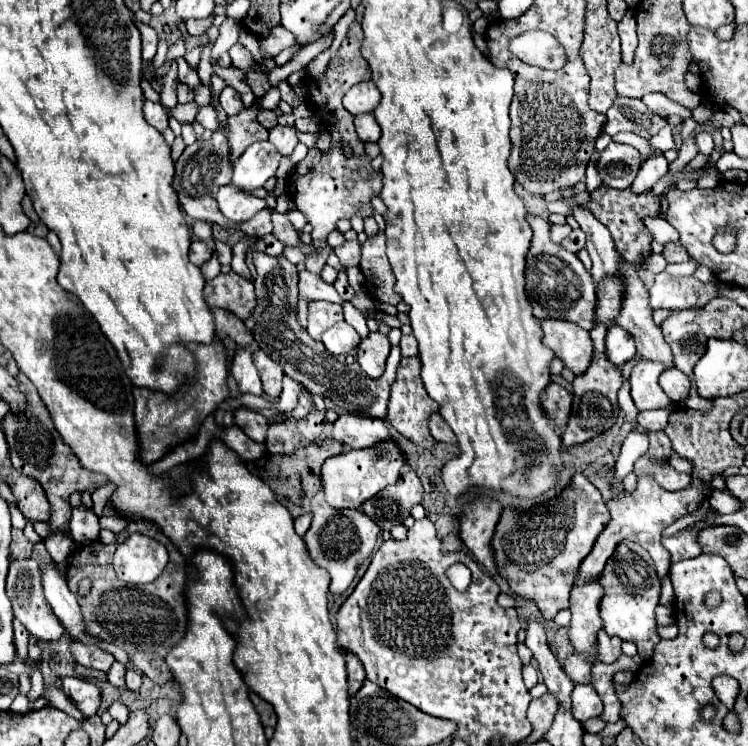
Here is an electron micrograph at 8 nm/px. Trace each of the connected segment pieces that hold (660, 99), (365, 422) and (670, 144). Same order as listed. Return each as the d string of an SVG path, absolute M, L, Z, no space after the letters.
M646 94L646 96L642 96L642 102L650 108L650 110L654 110L656 114L660 114L660 116L672 116L672 114L678 114L678 116L682 116L682 118L690 118L692 116L692 110L688 110L688 108L684 108L682 104L678 104L678 102L672 102L668 96L664 96L664 94Z
M342 414L334 422L332 438L346 444L348 448L370 448L380 440L390 440L390 432L384 420L366 418L358 414Z
M667 125L665 128L660 130L658 134L648 139L649 144L653 148L661 150L663 153L671 149L676 149L672 136L672 130L673 125Z

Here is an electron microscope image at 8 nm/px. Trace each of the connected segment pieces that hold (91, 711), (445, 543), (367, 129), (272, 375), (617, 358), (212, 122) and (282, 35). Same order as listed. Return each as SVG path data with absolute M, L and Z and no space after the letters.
M60 676L64 694L74 702L78 710L84 712L84 716L94 716L100 706L100 686L76 676Z
M448 534L448 536L442 538L442 552L444 554L448 554L448 552L460 552L462 546L464 544L462 544L460 536L456 536L456 534Z
M360 114L354 118L354 126L356 126L356 132L360 136L362 142L378 142L380 138L380 126L378 122L374 120L372 114Z
M254 350L252 358L254 358L254 364L256 364L258 372L260 372L260 378L262 378L262 384L264 384L264 392L270 398L278 398L280 392L282 392L282 378L284 378L284 372L282 372L280 364L272 362L262 350Z
M612 324L608 330L606 350L608 350L610 362L616 366L620 366L636 356L636 344L634 344L632 336L628 336L628 332L624 332L624 328L620 328L618 324Z
M211 105L199 107L196 121L199 122L205 129L211 130L212 132L219 130L216 111Z
M284 26L272 28L270 36L264 38L264 40L260 40L260 48L262 48L264 52L268 52L270 56L276 56L278 52L282 52L282 50L294 46L294 44L296 44L296 38L294 38L292 32L288 32Z

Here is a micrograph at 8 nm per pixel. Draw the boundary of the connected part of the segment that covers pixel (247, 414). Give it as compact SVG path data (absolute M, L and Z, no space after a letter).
M238 408L234 410L234 424L254 442L264 442L266 440L266 430L268 430L268 420L250 408Z

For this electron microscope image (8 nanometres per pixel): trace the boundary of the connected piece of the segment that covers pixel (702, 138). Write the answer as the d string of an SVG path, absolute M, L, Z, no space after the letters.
M700 132L700 134L696 136L696 146L698 146L698 152L700 152L700 154L710 156L710 152L714 150L714 140L712 140L712 136L710 136L708 132Z

